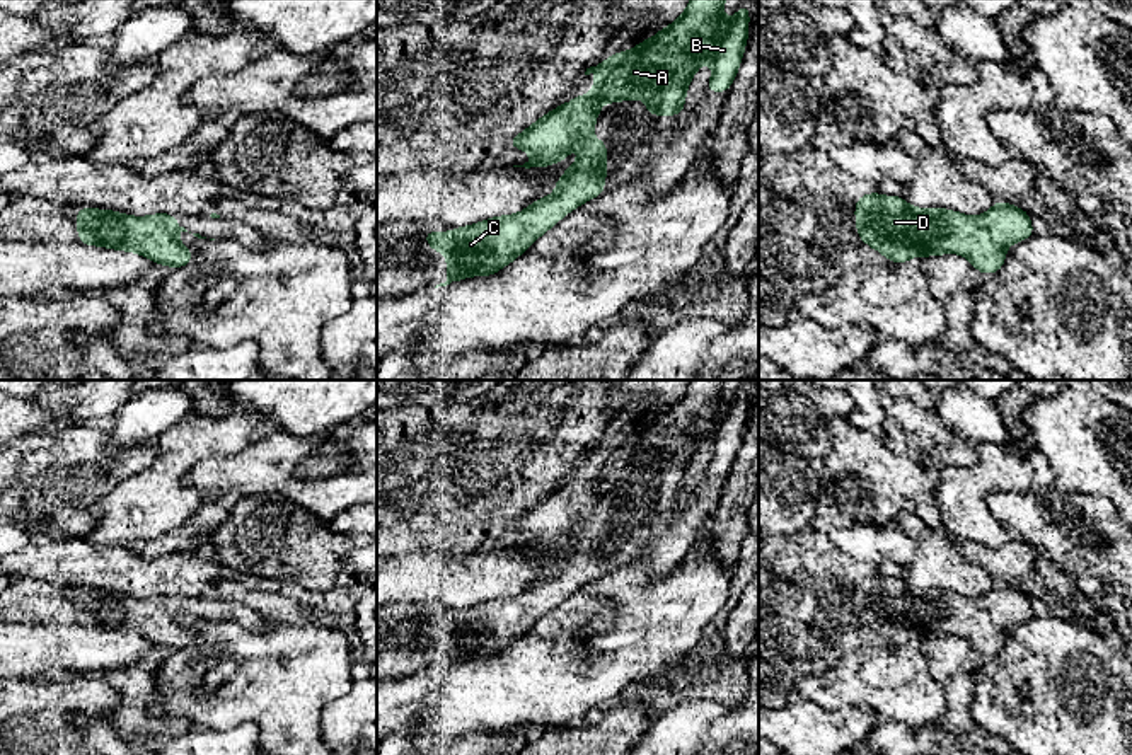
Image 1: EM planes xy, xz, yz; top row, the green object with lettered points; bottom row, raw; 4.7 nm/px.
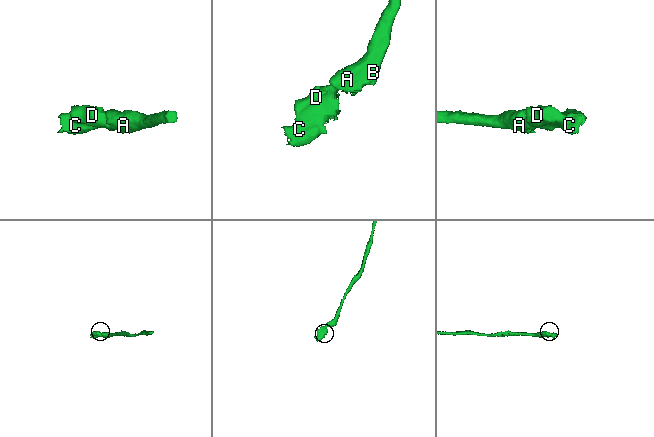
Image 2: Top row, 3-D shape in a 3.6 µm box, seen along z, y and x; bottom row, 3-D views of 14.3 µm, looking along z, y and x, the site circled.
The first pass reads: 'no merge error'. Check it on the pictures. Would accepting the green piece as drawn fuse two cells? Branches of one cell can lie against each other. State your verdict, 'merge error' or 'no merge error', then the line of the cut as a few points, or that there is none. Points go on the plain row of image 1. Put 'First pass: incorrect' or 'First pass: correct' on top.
First pass: correct
no merge error | no cut

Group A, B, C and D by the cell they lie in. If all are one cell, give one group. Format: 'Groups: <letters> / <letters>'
Groups: A B C D

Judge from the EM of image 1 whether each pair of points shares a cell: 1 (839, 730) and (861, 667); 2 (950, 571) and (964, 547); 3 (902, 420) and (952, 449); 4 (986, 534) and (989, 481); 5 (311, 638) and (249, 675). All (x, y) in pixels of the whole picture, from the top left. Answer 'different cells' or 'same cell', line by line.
1: different cells
2: different cells
3: same cell
4: same cell
5: same cell

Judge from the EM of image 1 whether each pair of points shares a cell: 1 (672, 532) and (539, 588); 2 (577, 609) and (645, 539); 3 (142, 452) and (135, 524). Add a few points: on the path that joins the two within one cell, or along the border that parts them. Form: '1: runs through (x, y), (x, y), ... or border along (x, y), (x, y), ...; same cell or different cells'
1: runs through (640, 532), (609, 561), (587, 561), (571, 573); same cell
2: border along (604, 575), (643, 559), (653, 578); different cells
3: border along (154, 442), (155, 457), (106, 495); different cells

